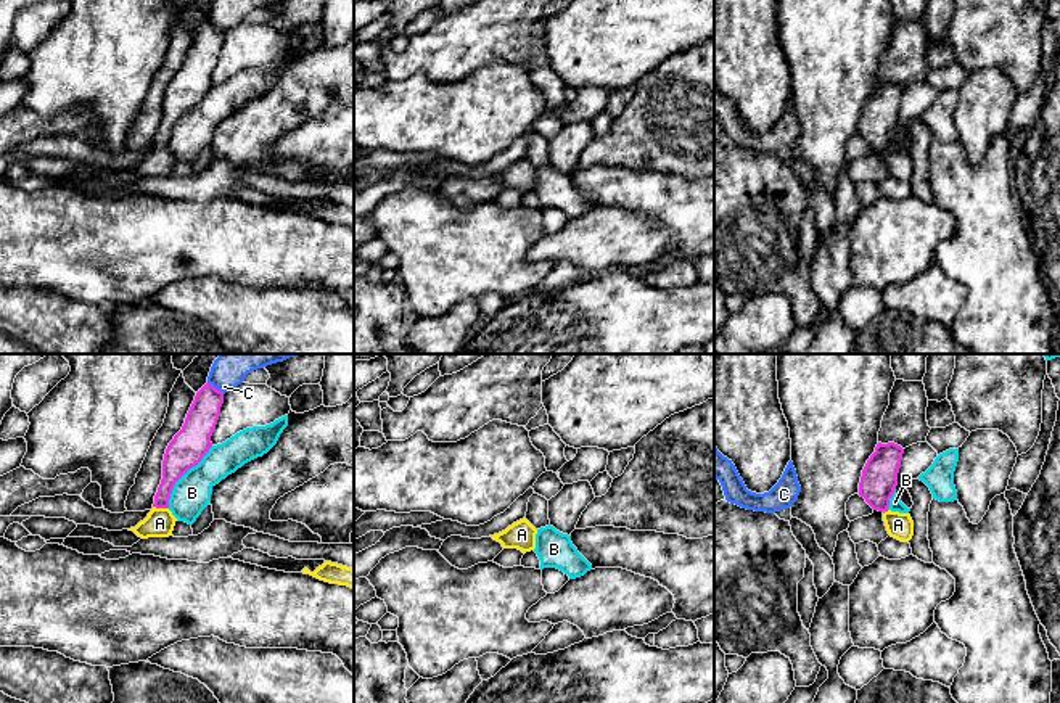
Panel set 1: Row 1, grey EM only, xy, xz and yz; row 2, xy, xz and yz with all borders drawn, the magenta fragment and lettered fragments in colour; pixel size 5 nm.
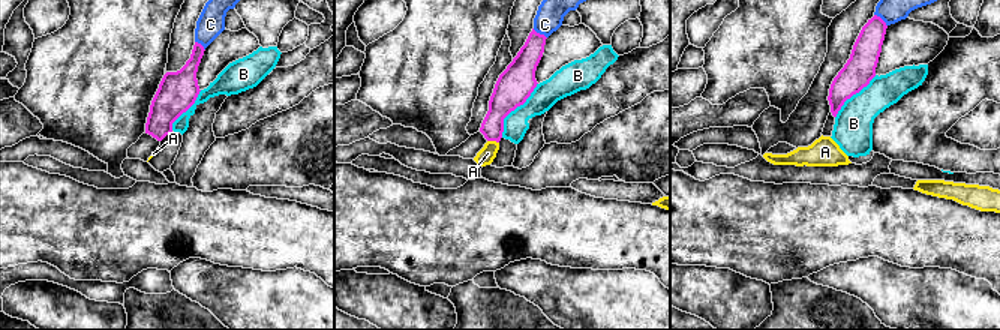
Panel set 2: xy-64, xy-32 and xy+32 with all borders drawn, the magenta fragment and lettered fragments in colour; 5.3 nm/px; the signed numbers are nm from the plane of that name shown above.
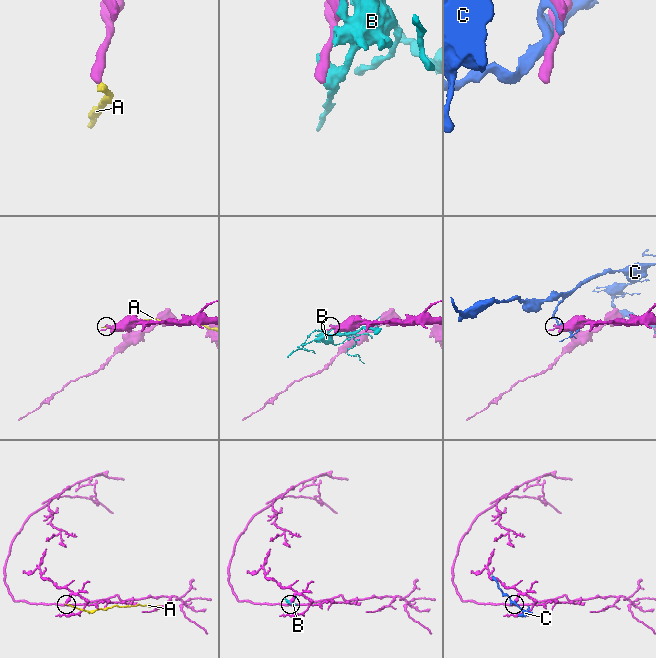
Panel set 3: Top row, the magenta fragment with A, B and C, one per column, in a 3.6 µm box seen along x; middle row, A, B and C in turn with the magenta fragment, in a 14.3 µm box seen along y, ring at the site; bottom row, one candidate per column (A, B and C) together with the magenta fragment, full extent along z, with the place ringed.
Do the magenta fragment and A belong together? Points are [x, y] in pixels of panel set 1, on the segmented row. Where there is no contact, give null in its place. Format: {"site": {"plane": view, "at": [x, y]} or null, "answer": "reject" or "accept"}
{"site": {"plane": "xy", "at": [161, 507]}, "answer": "reject"}

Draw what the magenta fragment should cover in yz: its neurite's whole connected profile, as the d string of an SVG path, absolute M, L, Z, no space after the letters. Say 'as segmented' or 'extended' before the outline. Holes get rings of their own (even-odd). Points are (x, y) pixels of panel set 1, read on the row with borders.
as segmented; M878 442L875 452L867 460L861 483L859 495L878 512L888 512L889 499L898 486L904 449L894 442Z

